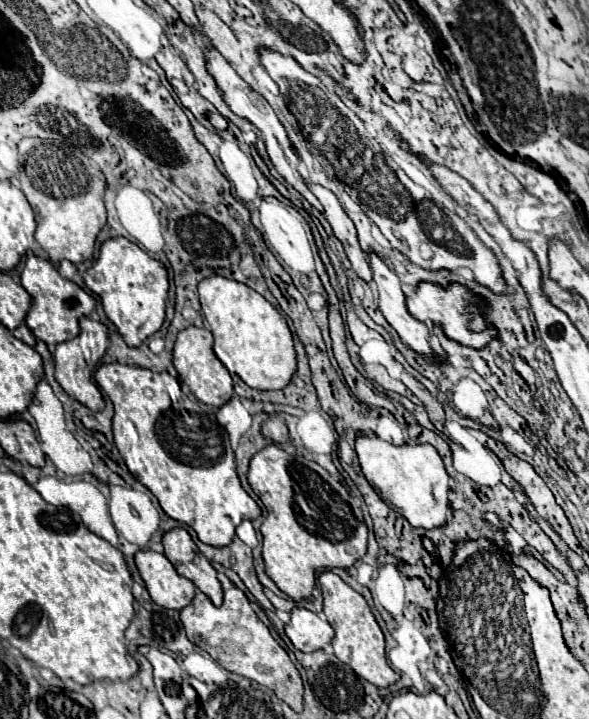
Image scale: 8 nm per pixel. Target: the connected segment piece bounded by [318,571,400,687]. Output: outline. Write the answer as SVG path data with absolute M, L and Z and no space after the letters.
M324 571L318 577L320 587L322 587L322 595L324 595L324 615L328 619L328 623L332 625L332 629L336 631L334 639L332 639L332 647L334 647L334 655L350 665L354 669L356 675L364 677L366 681L370 681L376 687L388 687L390 683L398 681L400 675L394 673L386 661L386 653L384 653L384 633L378 627L366 599L356 593L350 585L346 585L338 575Z

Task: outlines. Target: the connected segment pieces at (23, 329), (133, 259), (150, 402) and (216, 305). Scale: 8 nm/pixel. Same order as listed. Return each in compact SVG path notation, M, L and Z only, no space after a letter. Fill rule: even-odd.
M22 323L22 325L18 325L14 331L12 331L12 335L16 337L16 339L20 339L22 343L26 343L26 345L30 345L30 347L34 347L36 345L36 337L32 335L32 331Z
M116 237L102 243L100 259L86 271L86 287L100 297L106 317L116 325L128 347L140 347L164 323L168 277L160 261L152 259L136 243Z
M110 363L100 365L94 373L94 379L98 387L108 393L114 405L114 441L130 473L158 499L168 517L194 527L202 543L214 547L230 545L236 525L242 519L256 519L260 515L260 507L240 485L240 479L236 475L234 451L230 447L230 441L226 439L226 431L218 427L214 413L196 399L186 397L179 381L167 372L157 373L142 367Z
M212 275L202 279L198 283L198 295L200 295L202 313L214 335L214 353L226 365L226 369L230 373L236 373L248 387L254 389L276 391L278 387L286 387L286 383L290 383L290 375L294 375L294 343L288 323L276 311L276 307L248 285L238 283L234 279L226 279L222 275Z

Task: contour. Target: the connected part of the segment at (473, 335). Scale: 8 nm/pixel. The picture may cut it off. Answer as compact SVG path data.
M422 283L418 289L416 289L416 297L408 297L408 311L420 319L420 321L430 321L430 323L438 323L444 327L446 335L458 343L464 343L468 347L484 347L490 339L494 339L498 335L498 331L494 327L484 327L484 331L472 331L470 329L470 323L472 319L478 317L476 313L476 305L478 303L484 303L482 297L476 297L472 295L466 287L458 285L458 283L452 283L450 287L442 289L438 285L432 285L432 283Z

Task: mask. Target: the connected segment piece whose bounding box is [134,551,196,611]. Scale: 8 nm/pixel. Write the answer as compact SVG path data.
M138 551L136 567L154 603L168 609L184 609L194 599L194 583L174 571L174 565L156 551Z

